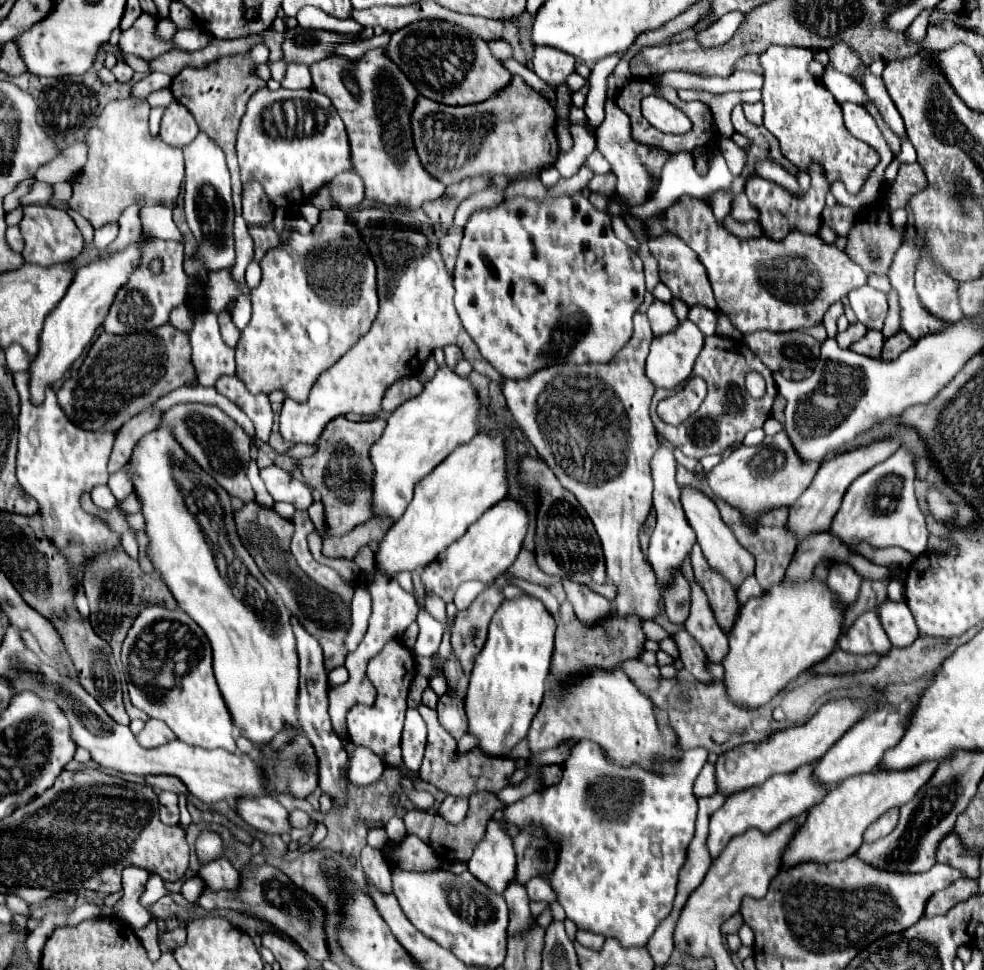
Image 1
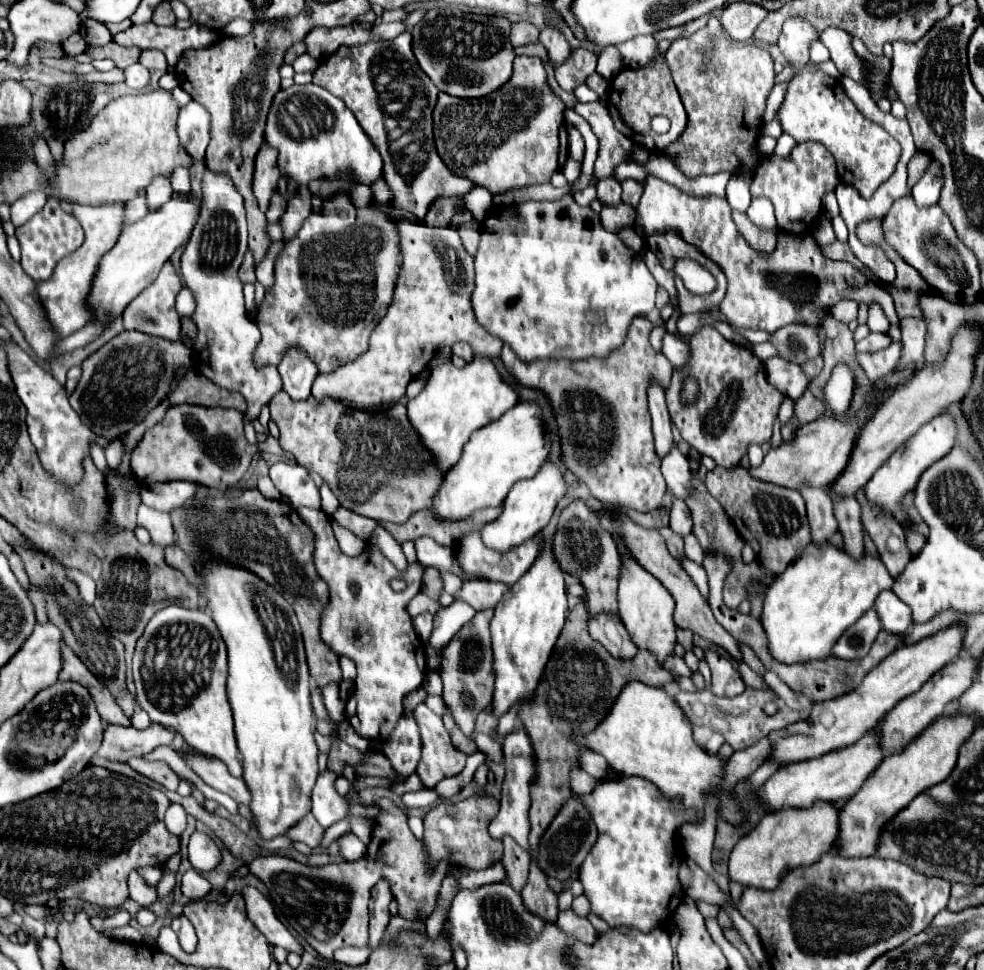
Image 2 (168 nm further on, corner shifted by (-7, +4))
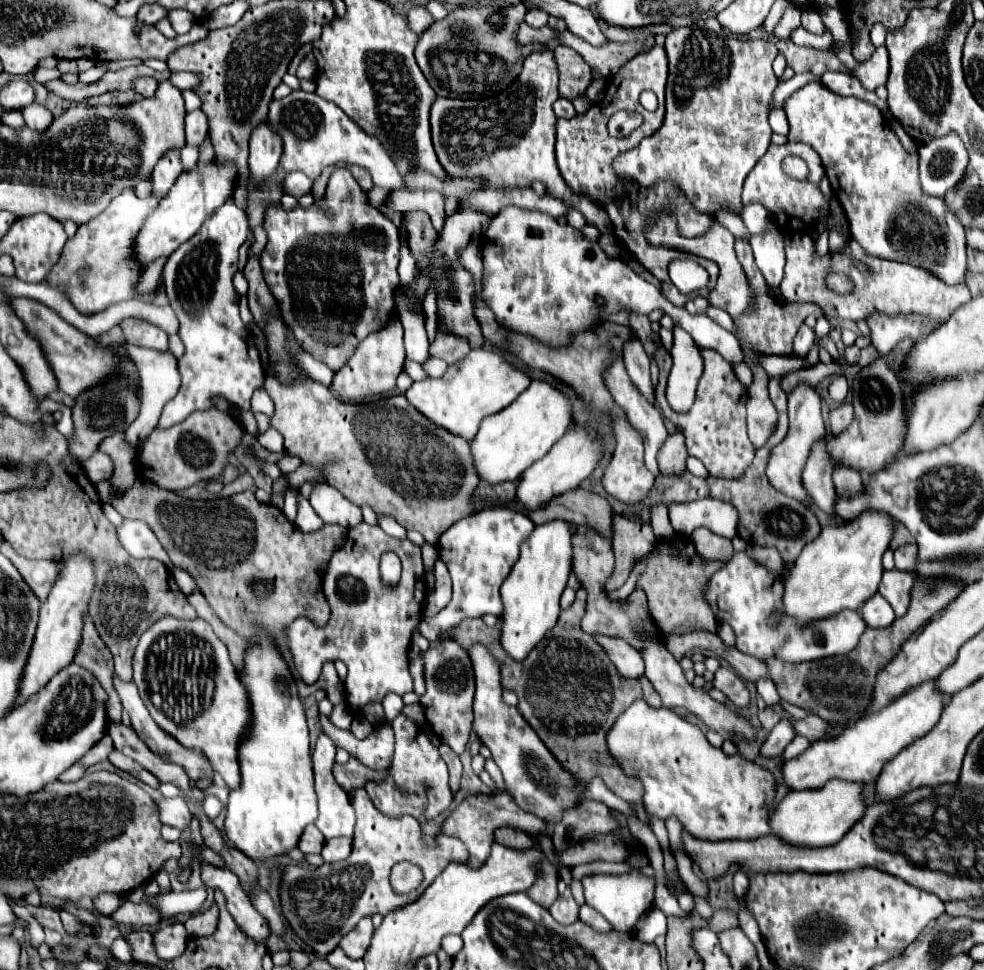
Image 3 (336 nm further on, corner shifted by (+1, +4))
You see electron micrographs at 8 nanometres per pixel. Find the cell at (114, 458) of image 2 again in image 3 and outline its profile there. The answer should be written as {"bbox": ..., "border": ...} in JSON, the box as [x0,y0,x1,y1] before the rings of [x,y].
{"bbox":[84,450,112,484],"border":[[[98,450],[84,462],[84,470],[94,484],[102,482],[102,480],[108,480],[110,474],[112,474],[112,460],[110,460],[108,454]]]}

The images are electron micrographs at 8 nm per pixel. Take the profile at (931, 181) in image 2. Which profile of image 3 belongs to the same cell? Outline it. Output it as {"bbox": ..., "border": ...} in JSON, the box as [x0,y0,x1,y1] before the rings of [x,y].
{"bbox":[918,134,968,196],"border":[[[956,134],[922,144],[918,154],[920,186],[928,196],[944,196],[946,190],[958,184],[968,164],[966,148]]]}

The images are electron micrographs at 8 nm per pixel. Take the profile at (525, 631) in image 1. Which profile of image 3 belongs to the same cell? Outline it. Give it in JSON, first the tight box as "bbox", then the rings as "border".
{"bbox":[500,520,572,660],"border":[[[564,520],[536,526],[532,536],[520,546],[520,558],[500,588],[504,612],[500,616],[500,644],[512,660],[524,660],[528,652],[554,628],[560,616],[560,594],[572,570],[572,534]]]}

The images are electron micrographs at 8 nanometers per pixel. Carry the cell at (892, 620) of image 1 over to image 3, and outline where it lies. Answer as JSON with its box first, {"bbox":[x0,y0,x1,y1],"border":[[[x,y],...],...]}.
{"bbox":[860,594,894,628],"border":[[[880,594],[872,596],[862,608],[860,608],[860,614],[864,618],[864,622],[870,626],[870,628],[888,628],[892,622],[894,622],[894,612],[892,612],[892,606],[888,604],[888,600],[884,600]]]}

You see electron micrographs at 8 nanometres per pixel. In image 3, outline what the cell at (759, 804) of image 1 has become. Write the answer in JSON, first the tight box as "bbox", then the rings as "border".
{"bbox":[784,682,942,790],"border":[[[924,682],[894,700],[878,714],[866,716],[864,720],[856,722],[852,728],[848,728],[848,732],[842,732],[836,740],[812,742],[806,752],[784,764],[784,782],[790,790],[818,790],[832,778],[868,784],[878,778],[882,766],[892,760],[892,756],[896,756],[902,748],[906,748],[906,744],[914,742],[916,738],[924,736],[932,726],[936,726],[942,706],[942,694],[936,692],[934,682]]]}

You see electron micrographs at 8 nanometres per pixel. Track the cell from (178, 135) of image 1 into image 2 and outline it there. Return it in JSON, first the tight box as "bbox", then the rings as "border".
{"bbox":[178,100,210,160],"border":[[[194,100],[180,108],[178,134],[190,156],[194,160],[204,160],[204,152],[210,142],[210,112]]]}

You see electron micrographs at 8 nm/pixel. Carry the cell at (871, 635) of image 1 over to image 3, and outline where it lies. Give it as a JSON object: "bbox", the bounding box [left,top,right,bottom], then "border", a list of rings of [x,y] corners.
{"bbox":[706,552,866,662],"border":[[[738,552],[732,556],[732,560],[720,568],[708,584],[706,590],[706,600],[710,602],[716,620],[718,622],[728,622],[734,632],[736,632],[736,648],[752,654],[760,660],[778,656],[786,662],[804,662],[804,660],[820,660],[828,656],[838,656],[838,654],[848,654],[852,648],[856,648],[862,632],[866,630],[864,620],[860,618],[858,612],[844,610],[836,616],[830,616],[826,620],[814,622],[806,628],[798,628],[794,620],[784,618],[780,626],[772,628],[768,626],[768,616],[780,608],[782,600],[782,582],[784,576],[788,574],[788,566],[784,572],[772,572],[766,570],[764,566],[752,562],[746,552]]]}

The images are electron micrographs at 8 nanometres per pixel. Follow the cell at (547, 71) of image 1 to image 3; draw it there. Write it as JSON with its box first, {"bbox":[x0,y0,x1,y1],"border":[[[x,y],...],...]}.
{"bbox":[524,8,548,28],"border":[[[532,8],[526,12],[524,22],[530,26],[536,26],[536,28],[542,28],[542,26],[548,26],[548,14],[540,8]]]}

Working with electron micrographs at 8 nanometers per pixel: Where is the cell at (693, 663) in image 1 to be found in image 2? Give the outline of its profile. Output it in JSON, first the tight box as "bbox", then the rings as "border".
{"bbox":[706,652,746,696],"border":[[[706,652],[706,662],[712,670],[712,692],[716,696],[738,696],[746,690],[736,666],[728,658],[716,652]]]}

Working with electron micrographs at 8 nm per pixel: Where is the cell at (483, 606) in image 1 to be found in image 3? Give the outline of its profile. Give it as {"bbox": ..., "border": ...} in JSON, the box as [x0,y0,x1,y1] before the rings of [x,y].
{"bbox":[420,638,474,754],"border":[[[446,638],[436,648],[430,648],[424,654],[424,674],[426,674],[426,694],[420,698],[426,718],[432,714],[438,718],[442,716],[442,724],[436,724],[434,732],[446,742],[456,754],[462,754],[472,730],[472,698],[474,698],[474,672],[472,672],[472,660],[468,652],[456,644],[456,640]]]}

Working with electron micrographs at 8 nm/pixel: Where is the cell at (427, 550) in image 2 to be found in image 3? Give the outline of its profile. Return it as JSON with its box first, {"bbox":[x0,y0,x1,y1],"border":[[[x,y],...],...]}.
{"bbox":[378,516,406,538],"border":[[[378,516],[378,524],[380,528],[388,534],[388,536],[394,536],[394,538],[406,538],[406,530],[390,516]]]}

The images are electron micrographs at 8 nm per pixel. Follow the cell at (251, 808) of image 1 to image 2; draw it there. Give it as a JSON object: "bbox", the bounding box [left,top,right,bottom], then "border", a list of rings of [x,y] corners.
{"bbox":[178,750,250,804],"border":[[[178,750],[178,752],[186,760],[186,764],[192,768],[192,772],[204,780],[204,784],[228,794],[238,804],[250,804],[250,792],[244,780],[234,778],[222,760],[208,756],[204,752],[198,752],[198,750],[188,750],[188,752]]]}

